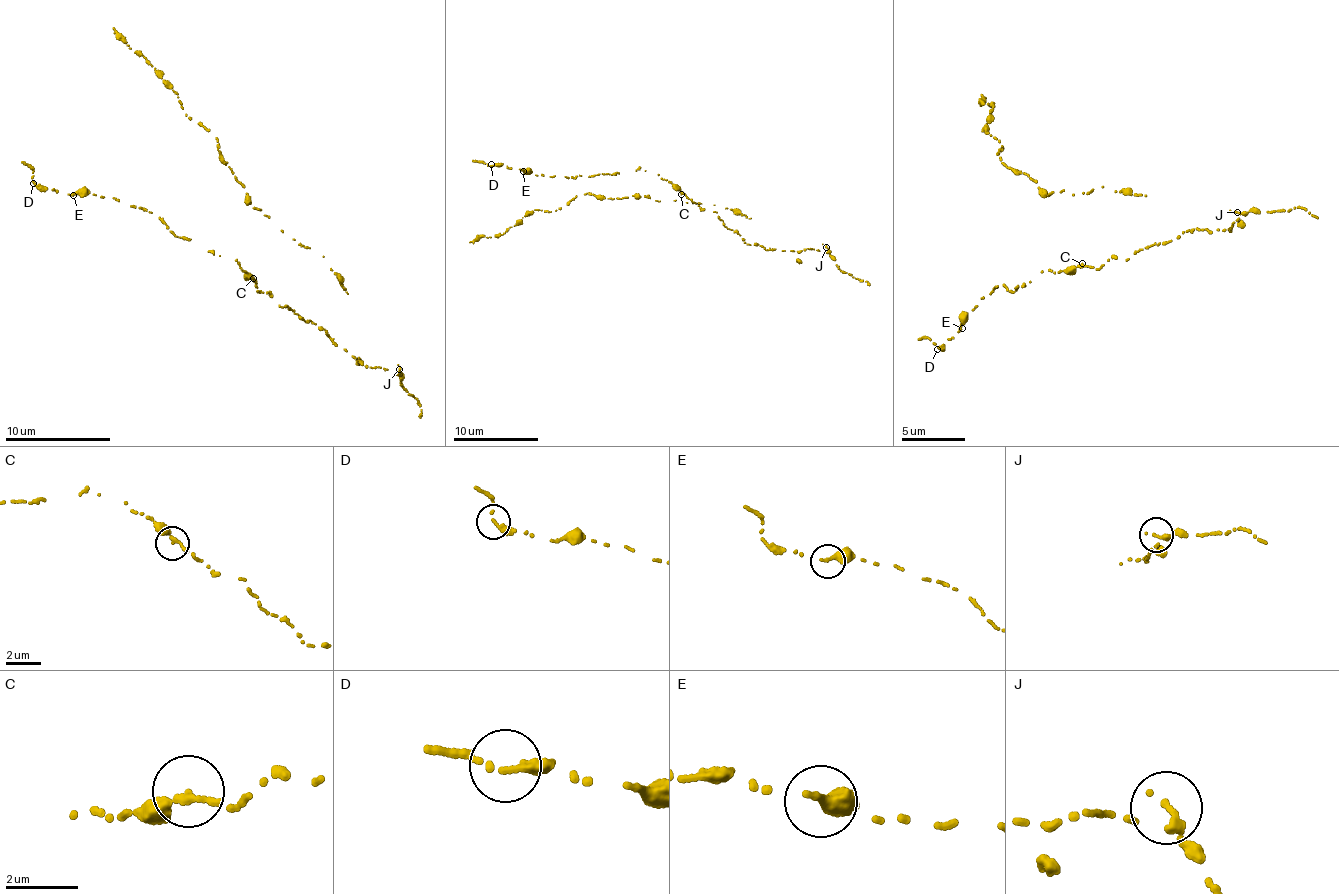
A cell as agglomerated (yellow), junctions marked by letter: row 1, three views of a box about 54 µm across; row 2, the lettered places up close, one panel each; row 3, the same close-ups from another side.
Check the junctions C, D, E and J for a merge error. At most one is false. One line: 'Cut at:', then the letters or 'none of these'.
Cut at: none of these

